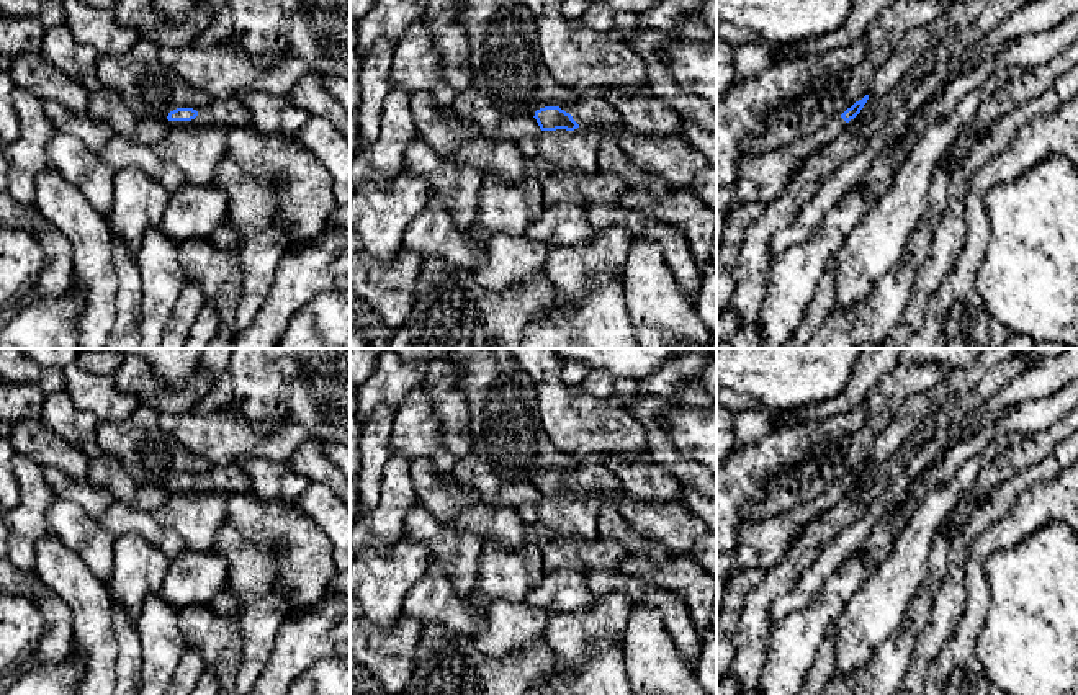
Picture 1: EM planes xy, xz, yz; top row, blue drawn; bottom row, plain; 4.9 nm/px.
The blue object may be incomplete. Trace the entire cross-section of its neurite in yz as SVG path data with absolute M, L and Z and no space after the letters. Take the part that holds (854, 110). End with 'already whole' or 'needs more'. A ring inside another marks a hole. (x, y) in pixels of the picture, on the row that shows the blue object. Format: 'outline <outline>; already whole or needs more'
outline M869 95L856 101L841 116L833 116L811 137L800 139L774 152L743 159L733 182L736 185L733 206L748 201L770 203L777 200L787 190L795 172L820 149L834 141L847 123L860 113L867 100Z; needs more

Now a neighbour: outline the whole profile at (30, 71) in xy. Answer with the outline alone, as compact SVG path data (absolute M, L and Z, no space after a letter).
M25 52L11 61L13 85L41 101L56 101L65 110L83 114L90 92L77 80L49 65L41 52Z

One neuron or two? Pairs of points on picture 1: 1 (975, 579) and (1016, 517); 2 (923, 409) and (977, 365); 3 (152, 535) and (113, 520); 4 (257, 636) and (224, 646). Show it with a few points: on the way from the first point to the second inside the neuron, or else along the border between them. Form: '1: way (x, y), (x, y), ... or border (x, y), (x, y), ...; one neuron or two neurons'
1: way (975, 564), (977, 556), (1001, 532); one neuron
2: way (936, 396), (964, 378); one neuron
3: way (143, 525), (134, 520), (123, 520); one neuron
4: border (216, 612), (231, 617), (238, 627), (238, 677); two neurons

